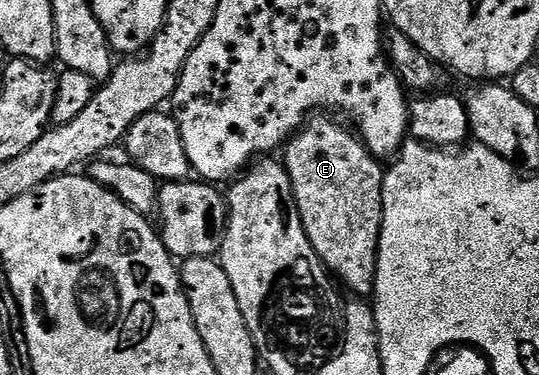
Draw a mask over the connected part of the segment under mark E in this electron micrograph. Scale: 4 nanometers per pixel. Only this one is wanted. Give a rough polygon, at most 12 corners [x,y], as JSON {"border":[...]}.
{"border":[[350,126],[286,144],[301,225],[340,284],[375,290],[385,171]]}

